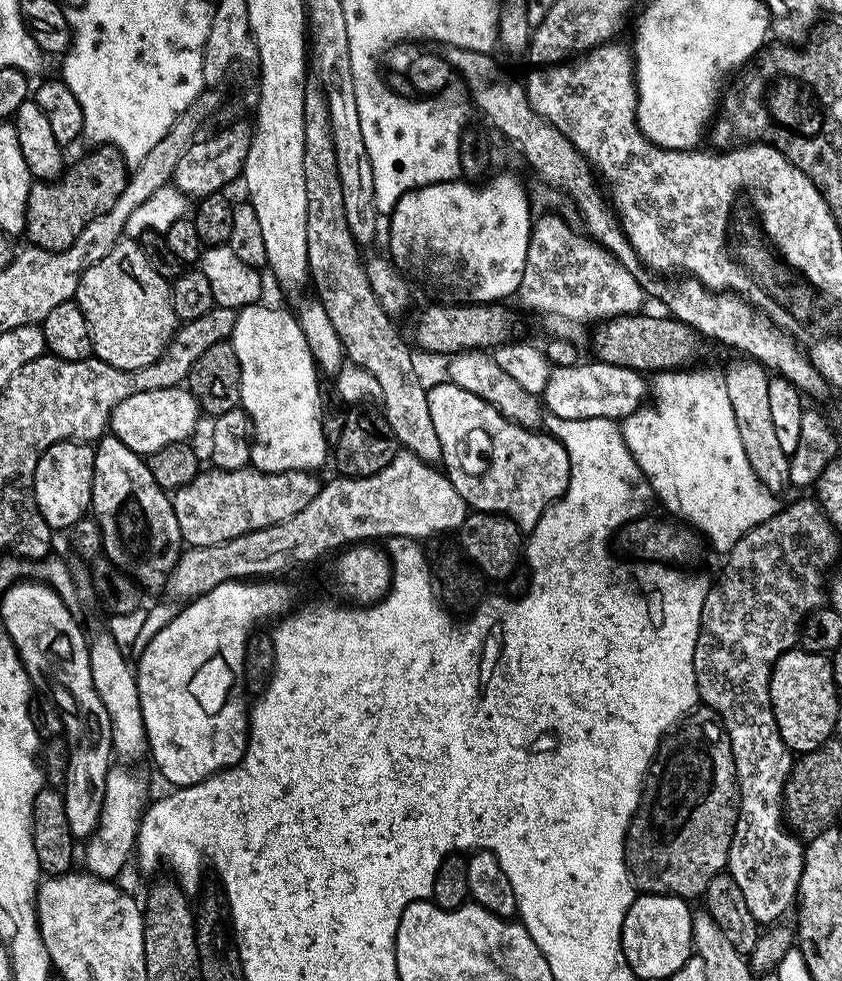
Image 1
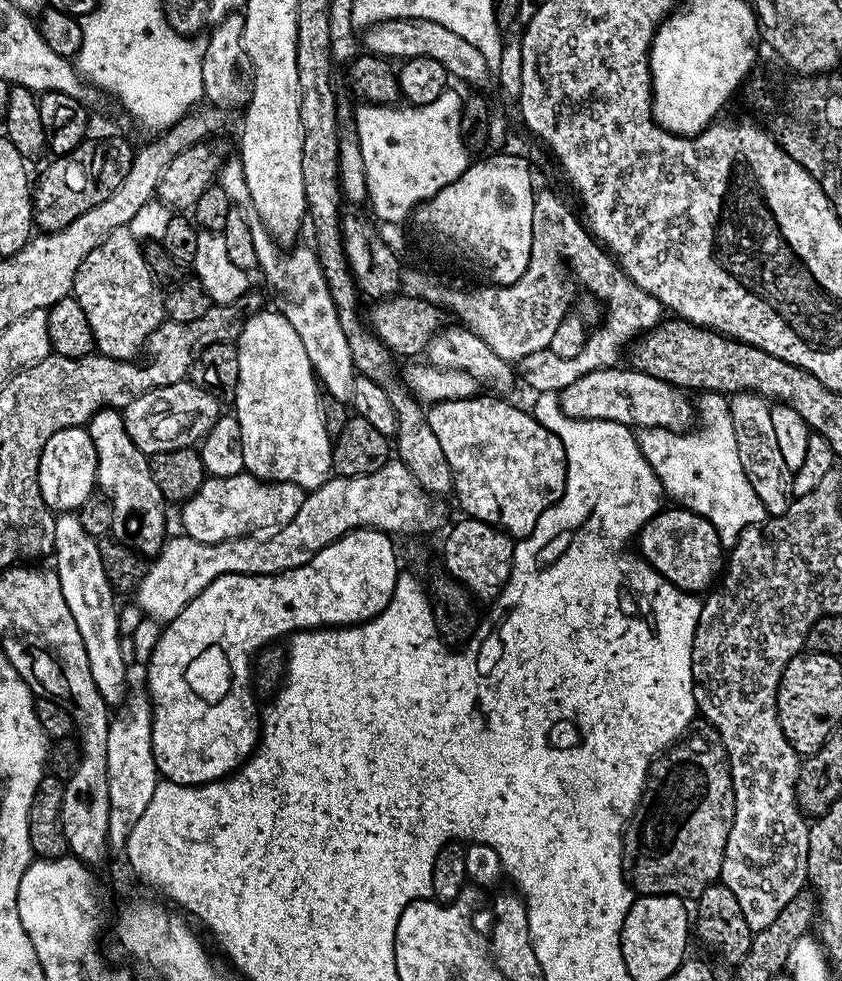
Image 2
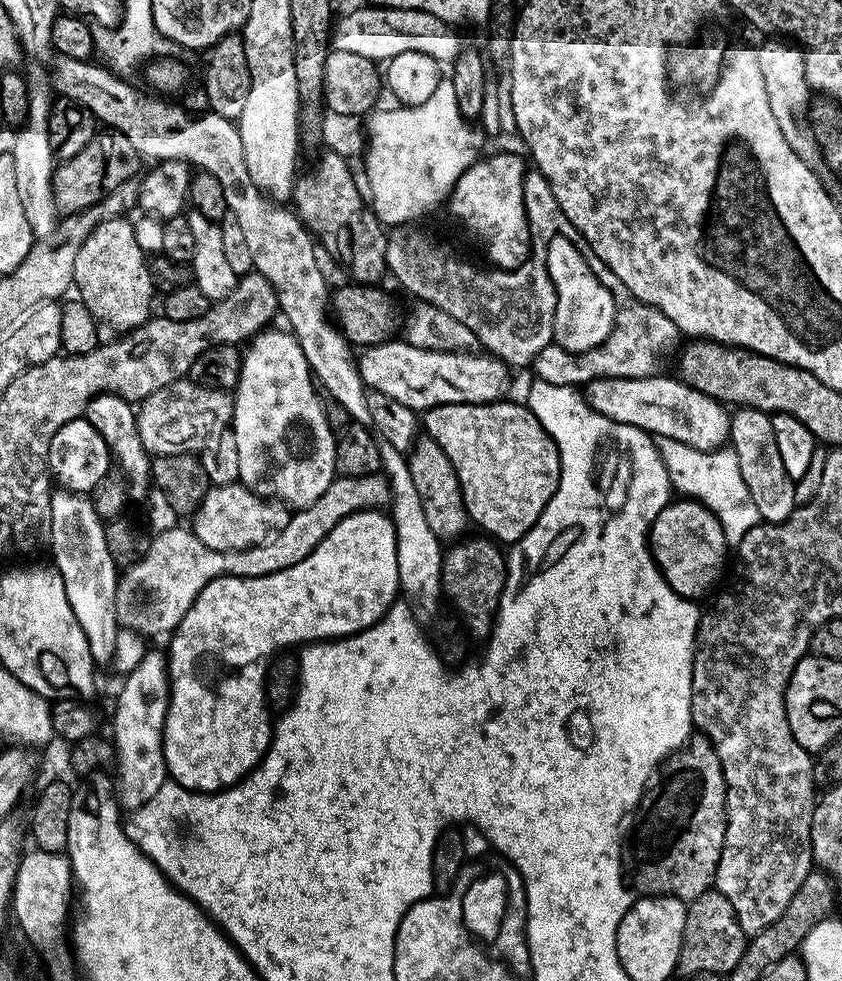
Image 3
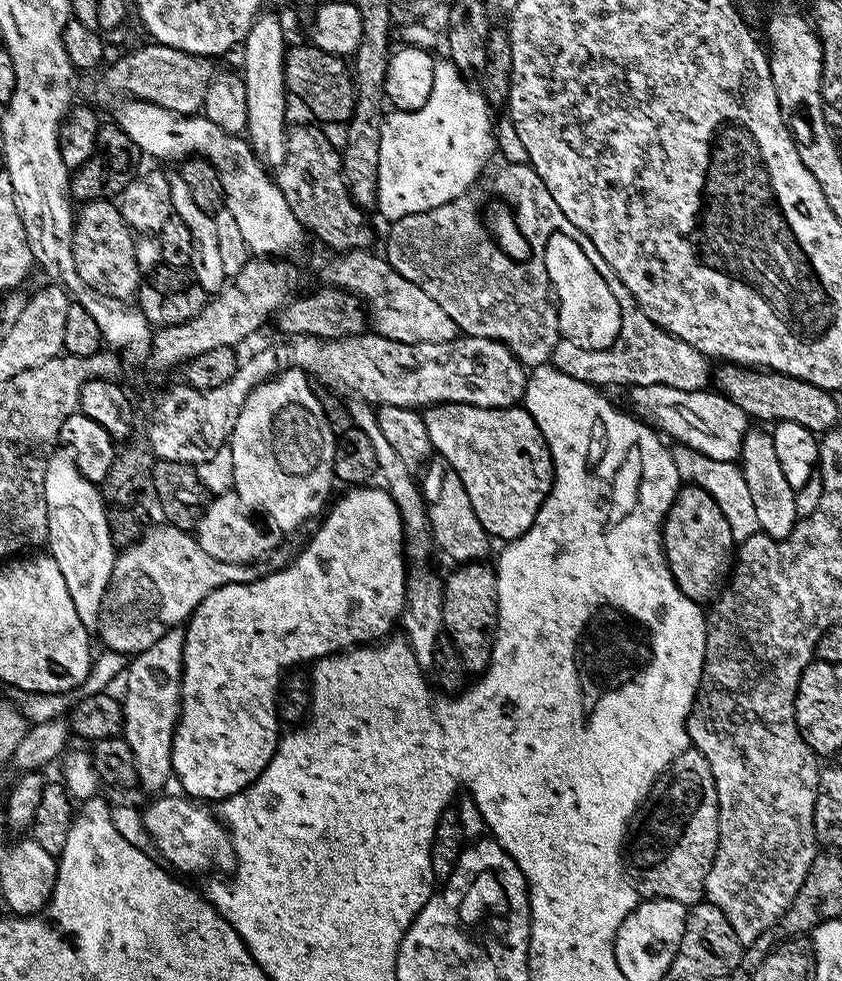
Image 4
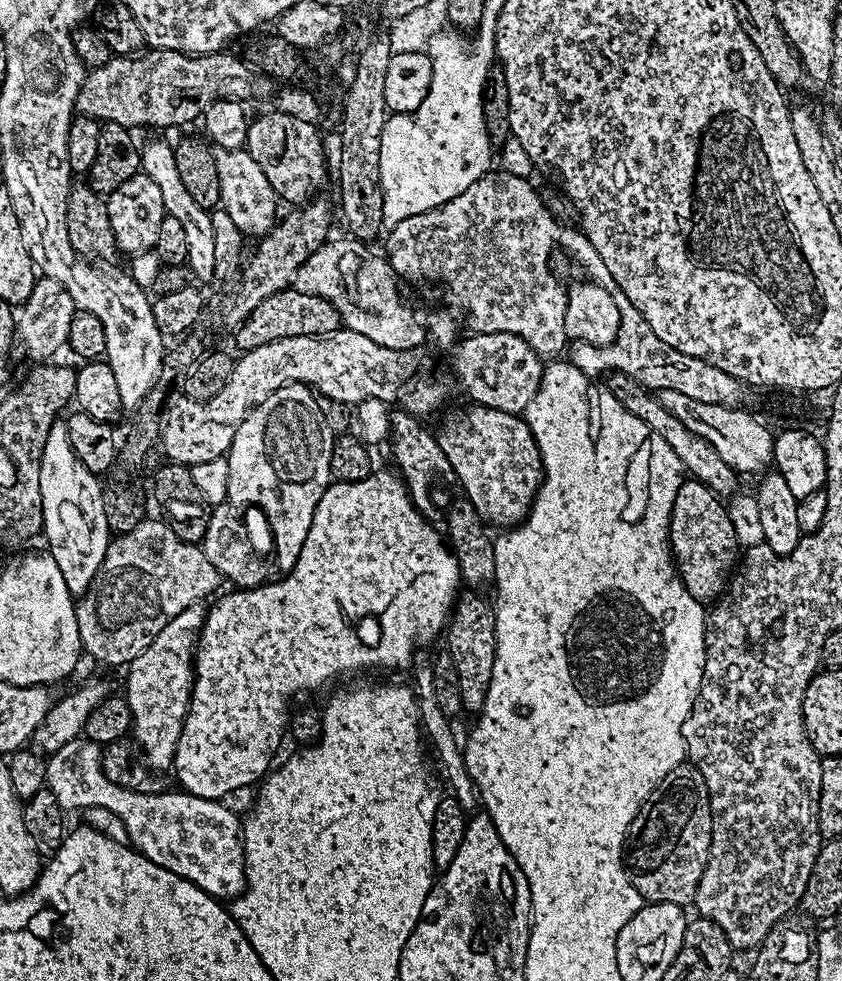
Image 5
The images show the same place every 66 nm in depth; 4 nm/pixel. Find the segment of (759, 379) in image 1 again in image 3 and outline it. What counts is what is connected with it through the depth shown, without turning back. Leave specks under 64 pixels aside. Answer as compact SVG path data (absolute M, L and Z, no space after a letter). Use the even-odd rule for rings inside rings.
M736 408L730 416L730 447L738 458L738 470L742 470L742 482L758 506L761 521L766 524L780 524L798 506L794 498L796 485L782 466L782 454L774 439L772 416L757 408Z

